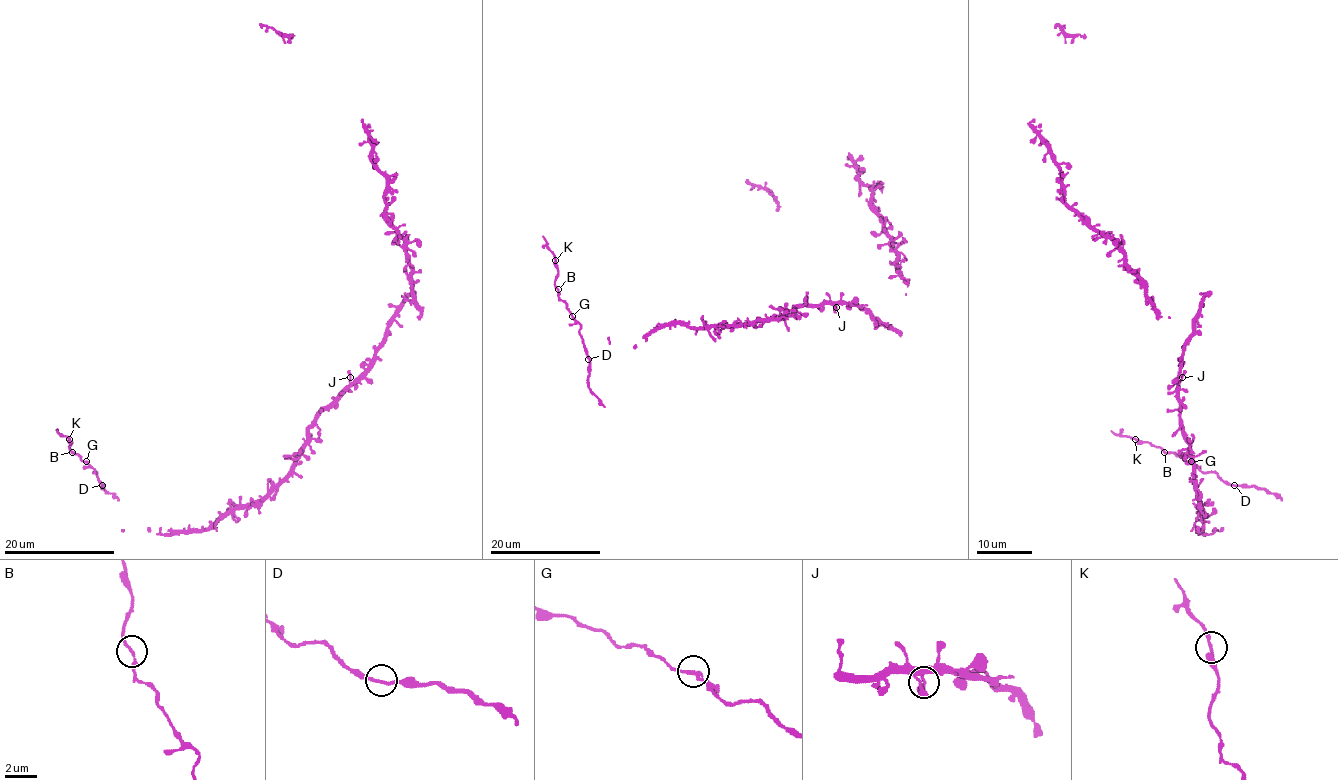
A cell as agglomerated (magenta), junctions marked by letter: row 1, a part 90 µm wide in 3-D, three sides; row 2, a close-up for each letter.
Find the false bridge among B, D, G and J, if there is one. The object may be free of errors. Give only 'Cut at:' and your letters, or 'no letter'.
Cut at: no letter

